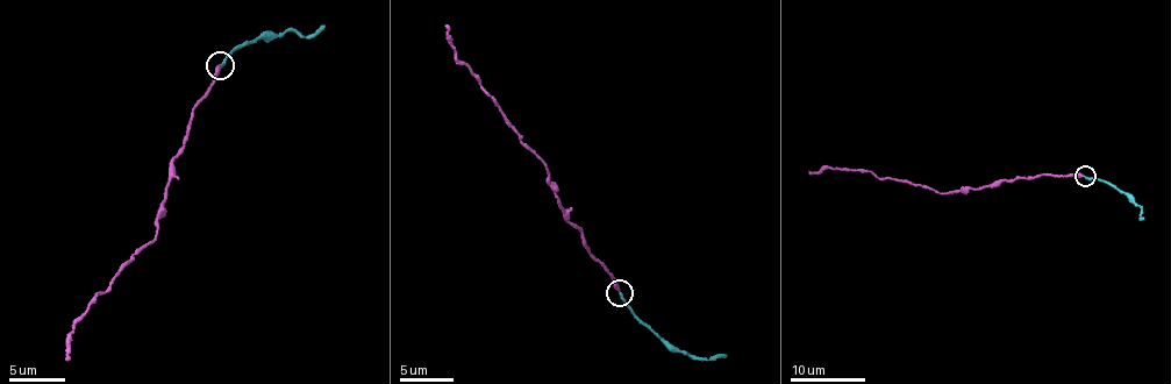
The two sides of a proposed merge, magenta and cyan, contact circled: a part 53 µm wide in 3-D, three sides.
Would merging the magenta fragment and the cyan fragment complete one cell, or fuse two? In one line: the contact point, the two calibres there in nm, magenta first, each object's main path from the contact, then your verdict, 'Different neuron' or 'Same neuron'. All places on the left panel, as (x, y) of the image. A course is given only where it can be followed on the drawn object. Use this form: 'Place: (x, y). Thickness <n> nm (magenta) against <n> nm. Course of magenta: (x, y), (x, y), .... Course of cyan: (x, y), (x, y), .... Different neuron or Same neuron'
Place: (220, 65). Thickness 320 nm (magenta) against 200 nm. Course of magenta: (220, 66), (192, 114), (172, 164), (155, 240), (133, 255), (109, 290), (87, 306), (76, 322), (66, 357). Course of cyan: (220, 65), (238, 47), (287, 32), (305, 35), (323, 26). Same neuron

